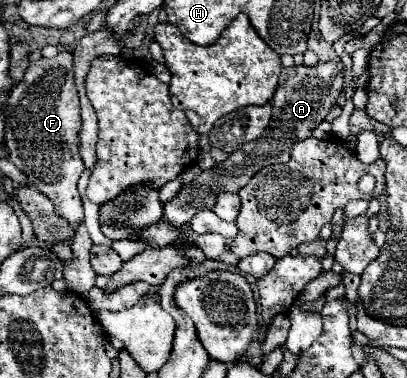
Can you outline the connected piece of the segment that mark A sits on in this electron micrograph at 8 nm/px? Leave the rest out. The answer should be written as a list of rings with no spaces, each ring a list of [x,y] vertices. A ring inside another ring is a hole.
[[[340,58],[316,66],[282,68],[278,90],[272,98],[272,106],[278,106],[278,110],[272,110],[270,128],[264,130],[264,134],[258,140],[230,154],[228,160],[220,162],[214,170],[204,170],[200,176],[192,180],[190,186],[182,186],[178,196],[164,206],[166,220],[180,228],[188,224],[188,218],[194,216],[196,210],[212,208],[212,202],[216,202],[216,192],[238,192],[244,184],[248,184],[256,170],[262,170],[264,166],[284,164],[290,158],[290,148],[296,142],[310,138],[312,130],[328,116],[330,108],[336,104],[344,88],[344,76],[346,72]]]

